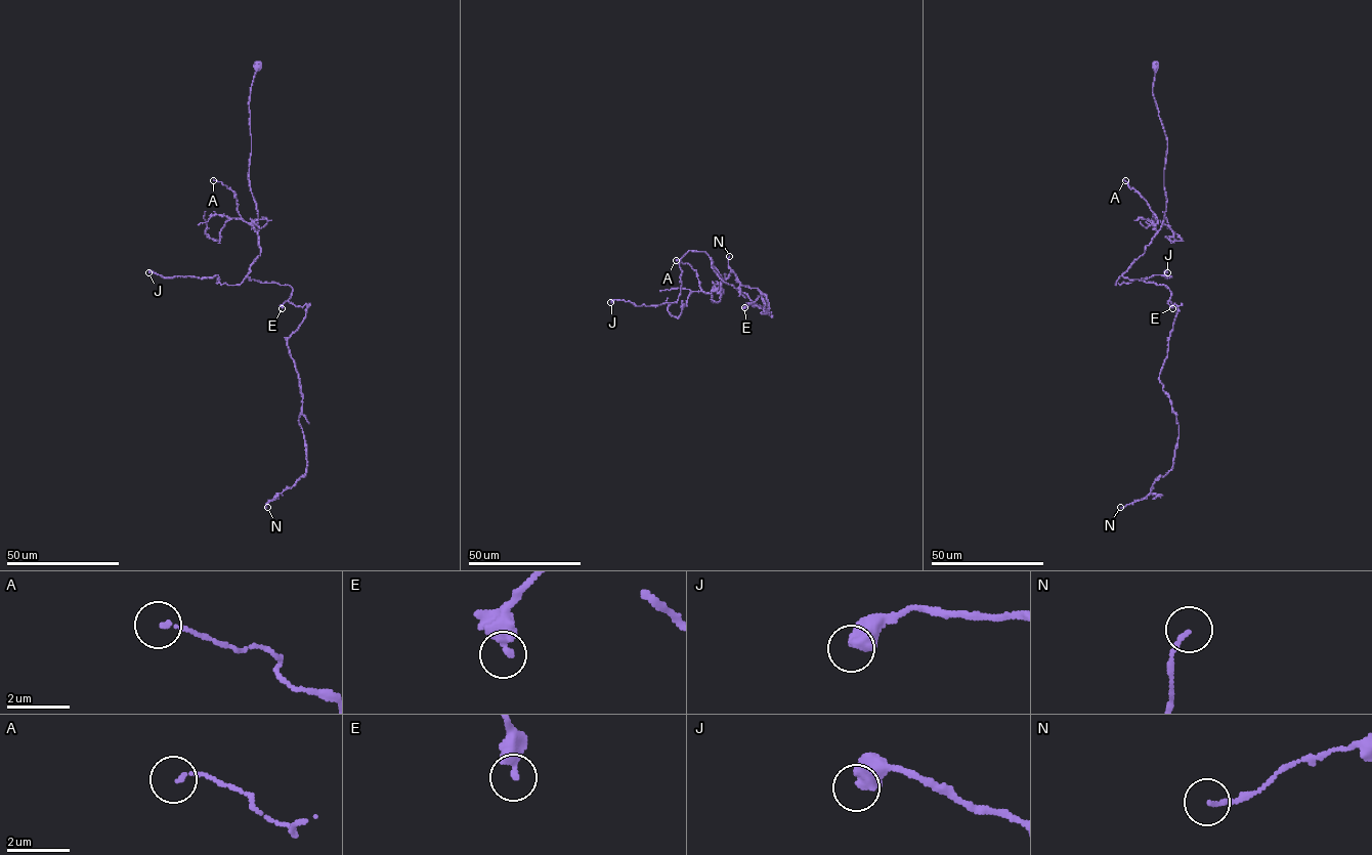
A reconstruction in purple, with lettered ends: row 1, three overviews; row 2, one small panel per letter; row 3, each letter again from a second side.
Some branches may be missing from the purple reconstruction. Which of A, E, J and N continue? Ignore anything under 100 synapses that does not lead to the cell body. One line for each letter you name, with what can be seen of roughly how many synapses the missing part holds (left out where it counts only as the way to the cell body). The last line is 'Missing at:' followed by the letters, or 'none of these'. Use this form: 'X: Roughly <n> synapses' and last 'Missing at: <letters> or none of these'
Missing at: none of these

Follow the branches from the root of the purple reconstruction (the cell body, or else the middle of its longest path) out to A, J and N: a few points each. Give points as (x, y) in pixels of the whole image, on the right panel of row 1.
A: (1154, 66), (1153, 95), (1167, 139), (1163, 178), (1166, 210), (1158, 231), (1155, 227), (1157, 216), (1125, 180)
J: (1154, 66), (1153, 95), (1167, 139), (1166, 210), (1160, 229), (1115, 285), (1156, 274), (1168, 278), (1167, 272)
N: (1154, 66), (1166, 210), (1122, 275), (1164, 285), (1177, 307), (1159, 380), (1178, 434), (1172, 468), (1120, 507)

